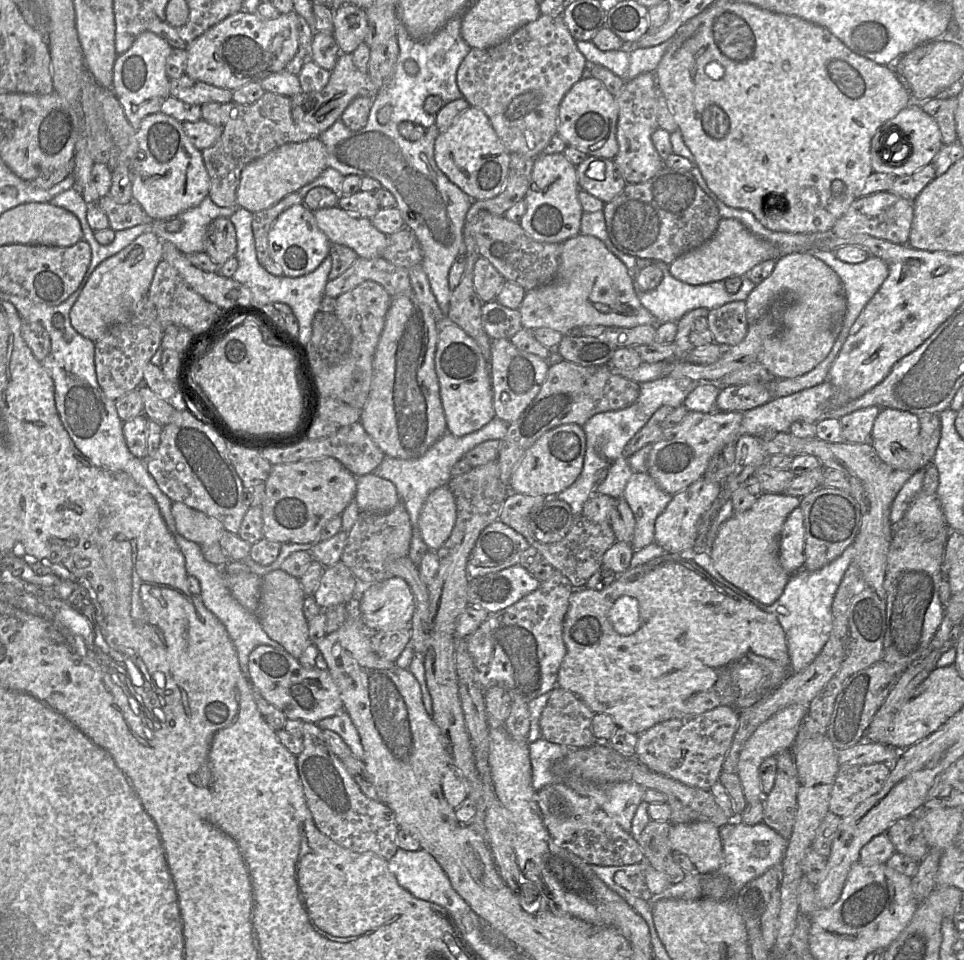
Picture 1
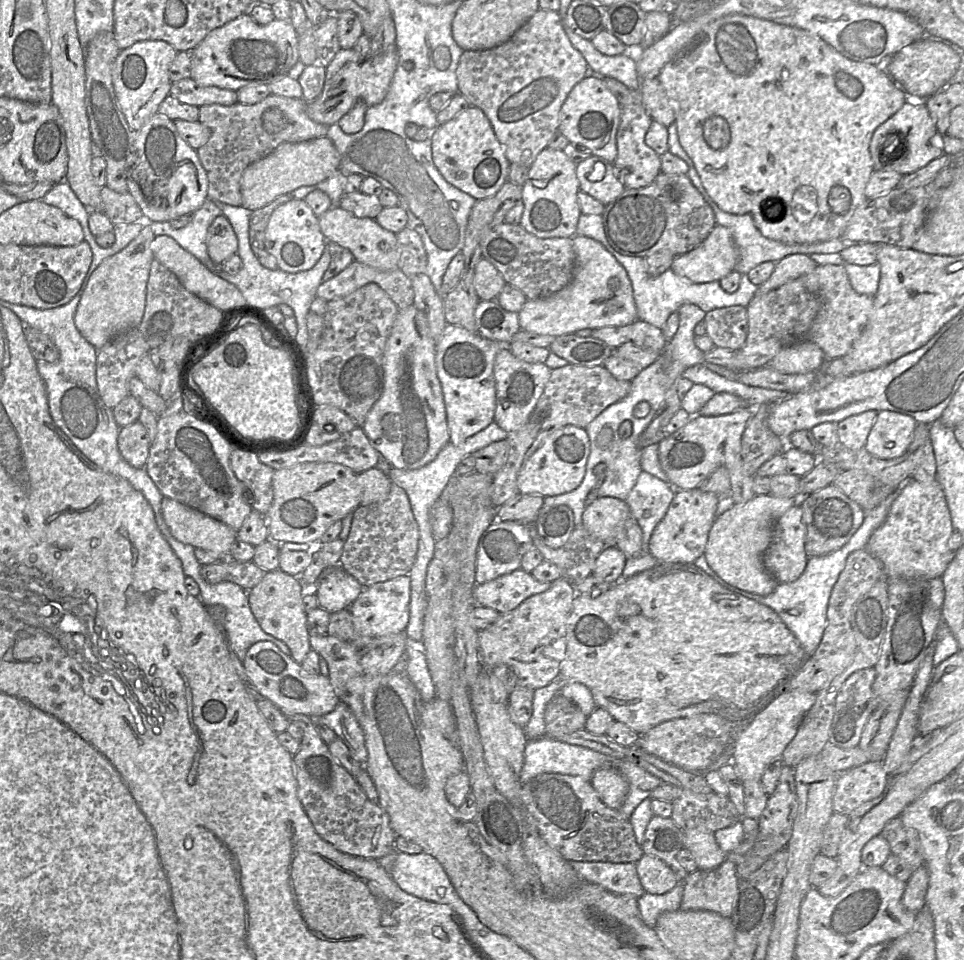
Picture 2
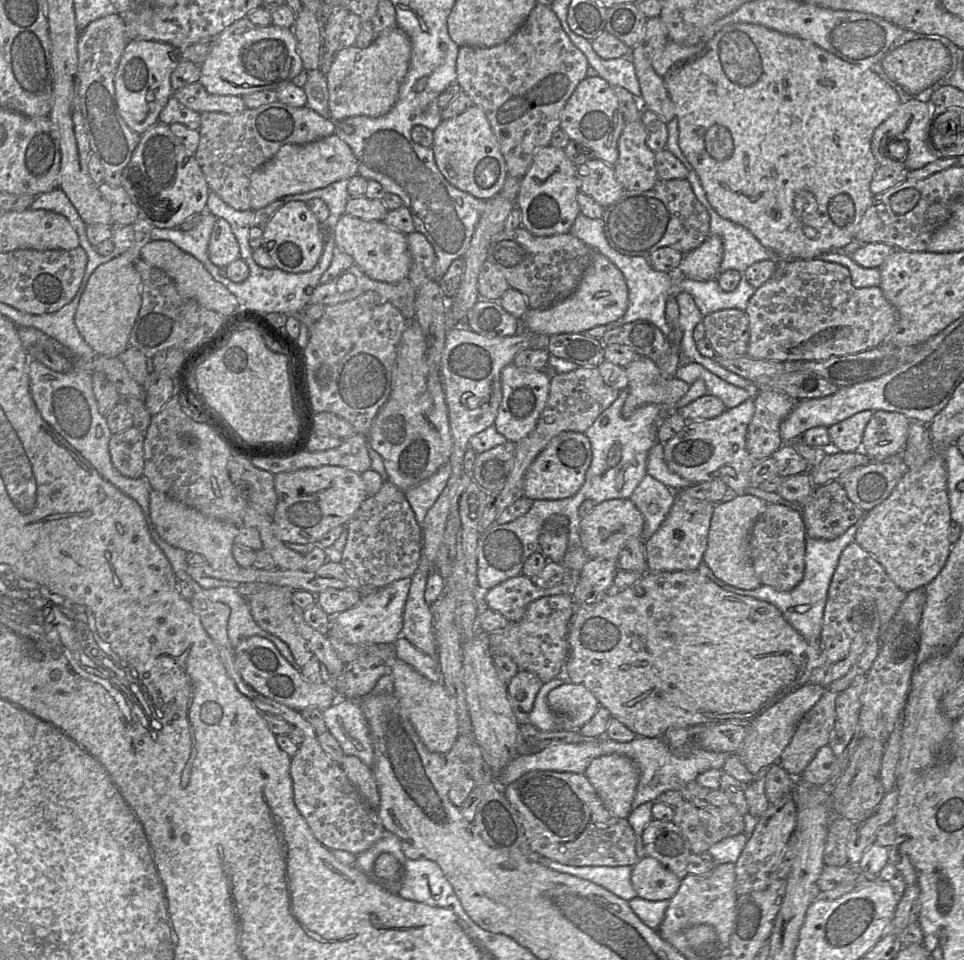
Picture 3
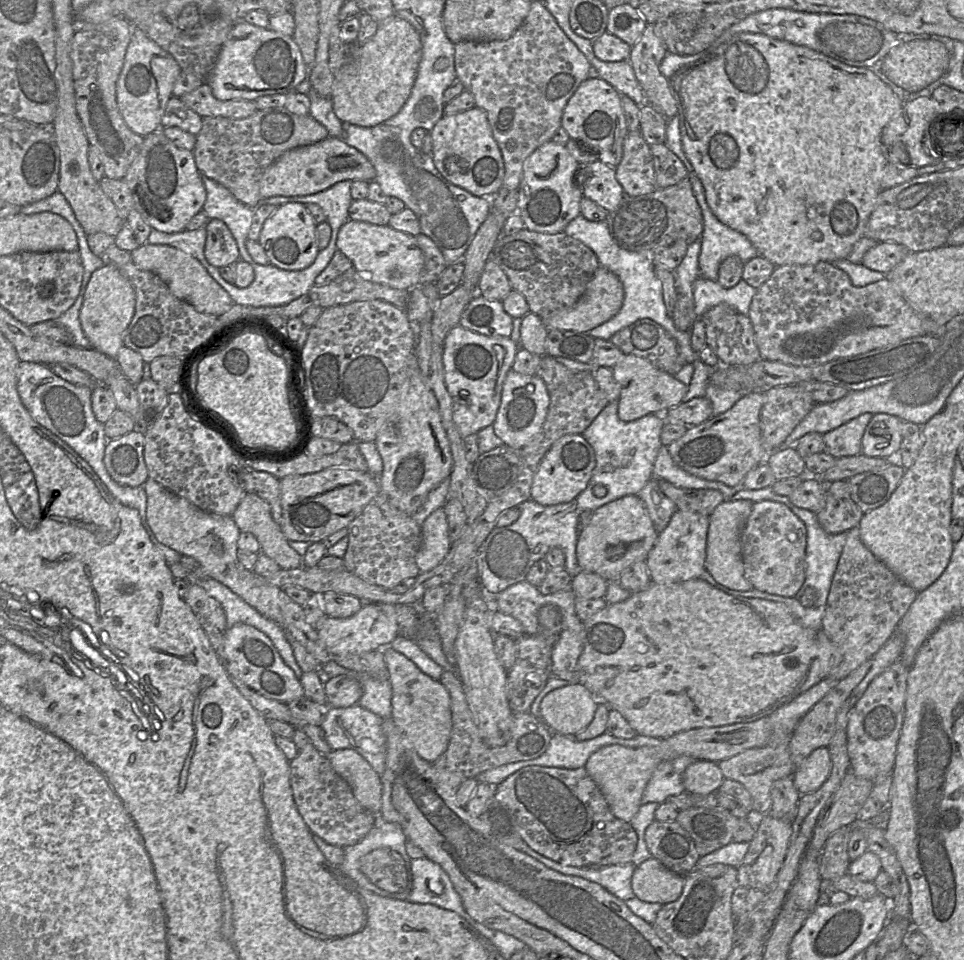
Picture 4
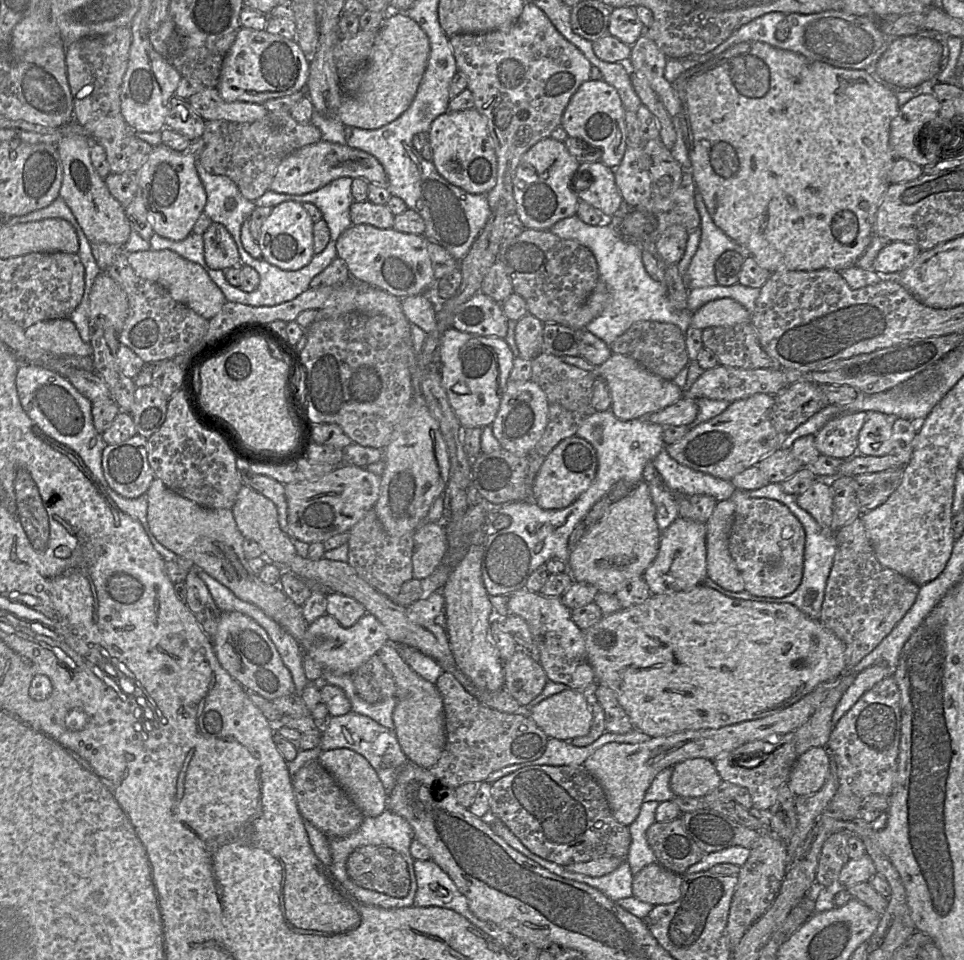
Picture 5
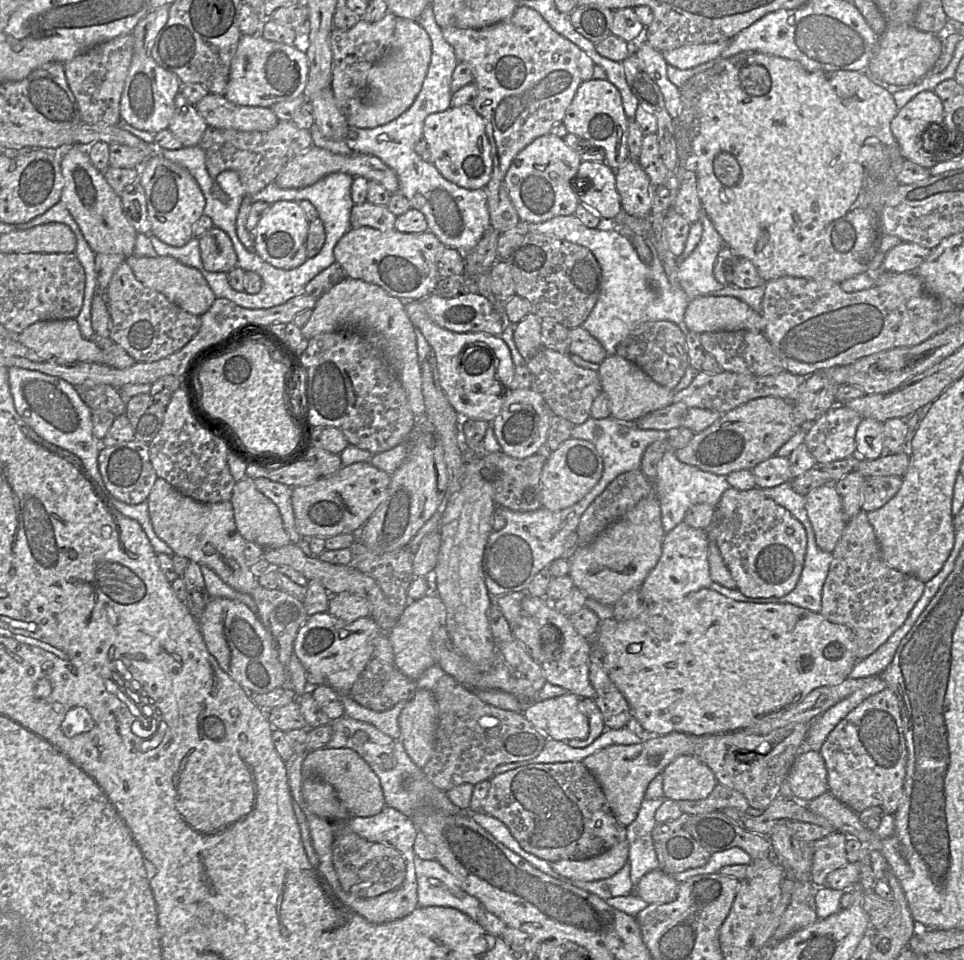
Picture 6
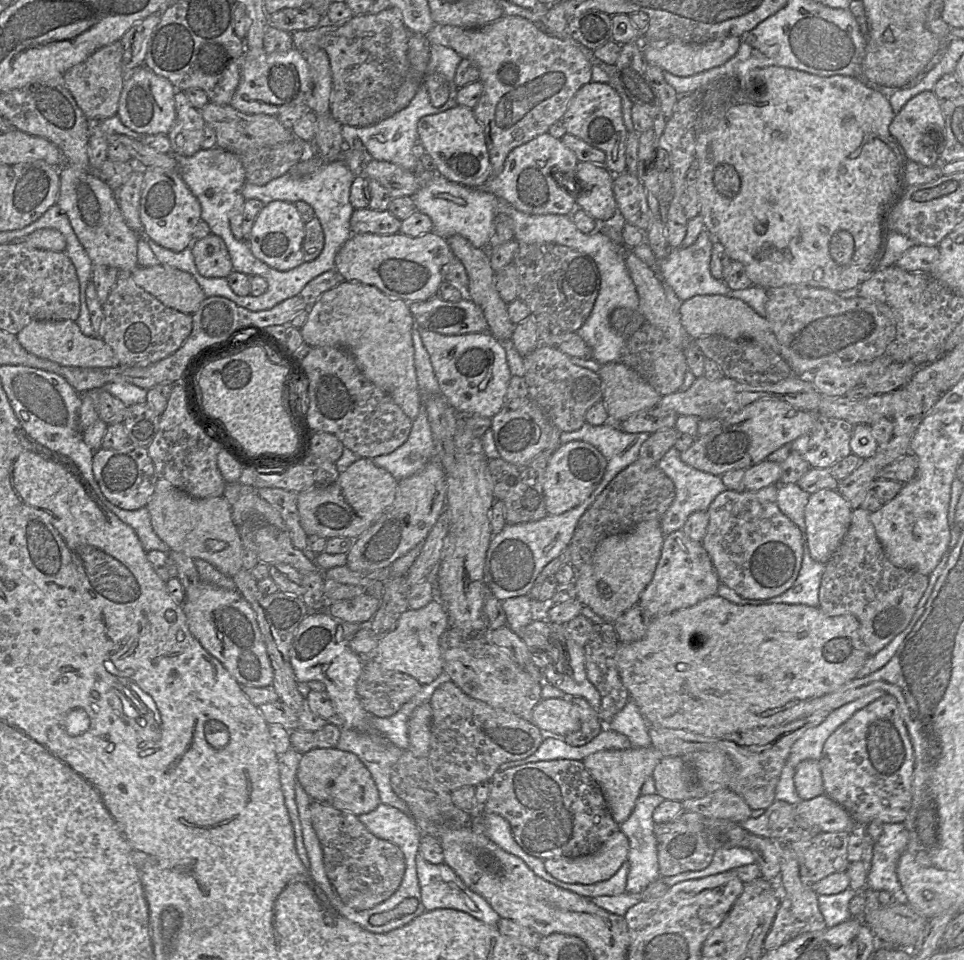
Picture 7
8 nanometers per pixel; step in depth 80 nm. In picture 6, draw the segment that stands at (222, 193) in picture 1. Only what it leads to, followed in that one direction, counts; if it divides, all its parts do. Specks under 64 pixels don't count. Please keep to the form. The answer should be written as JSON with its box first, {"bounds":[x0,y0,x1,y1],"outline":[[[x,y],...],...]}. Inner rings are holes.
{"bounds":[206,121,313,196],"outline":[[[279,121],[273,129],[263,132],[213,129],[213,138],[213,145],[206,150],[209,175],[214,179],[225,170],[237,172],[246,196],[252,196],[275,182],[292,158],[313,147],[310,130],[298,128],[293,121]]]}

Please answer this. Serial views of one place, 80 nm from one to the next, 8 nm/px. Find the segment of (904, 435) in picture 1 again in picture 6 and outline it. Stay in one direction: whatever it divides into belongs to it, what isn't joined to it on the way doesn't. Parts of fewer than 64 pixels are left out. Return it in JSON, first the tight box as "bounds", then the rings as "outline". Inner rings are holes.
{"bounds":[856,418,885,459],"outline":[[[863,418],[856,435],[856,455],[864,459],[875,459],[885,453],[883,445],[883,423],[873,418]]]}

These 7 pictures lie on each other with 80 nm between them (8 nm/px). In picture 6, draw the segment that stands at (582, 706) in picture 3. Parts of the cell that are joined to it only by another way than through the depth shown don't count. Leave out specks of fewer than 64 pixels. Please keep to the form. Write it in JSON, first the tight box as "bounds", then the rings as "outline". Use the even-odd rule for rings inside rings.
{"bounds":[524,693,589,740],"outline":[[[572,693],[531,703],[524,717],[548,739],[584,740],[589,734],[588,718],[579,709],[580,698]]]}

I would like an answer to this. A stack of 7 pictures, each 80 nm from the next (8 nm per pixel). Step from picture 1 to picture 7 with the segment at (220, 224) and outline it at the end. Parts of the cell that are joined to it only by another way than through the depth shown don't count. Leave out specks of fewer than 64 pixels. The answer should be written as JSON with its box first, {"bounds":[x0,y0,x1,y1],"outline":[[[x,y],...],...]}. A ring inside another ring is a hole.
{"bounds":[190,233,233,278],"outline":[[[213,233],[190,246],[195,266],[205,278],[227,278],[233,271],[225,242]]]}

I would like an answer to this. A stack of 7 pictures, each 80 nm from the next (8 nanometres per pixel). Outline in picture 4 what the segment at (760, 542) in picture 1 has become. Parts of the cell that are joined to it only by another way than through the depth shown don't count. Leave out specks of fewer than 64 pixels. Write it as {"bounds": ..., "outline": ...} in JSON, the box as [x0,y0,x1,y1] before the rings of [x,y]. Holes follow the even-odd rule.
{"bounds":[705,499,753,591],"outline":[[[745,499],[724,500],[709,516],[705,569],[720,584],[733,589],[746,591],[753,588],[745,576],[741,557],[740,535],[752,510],[753,502]]]}

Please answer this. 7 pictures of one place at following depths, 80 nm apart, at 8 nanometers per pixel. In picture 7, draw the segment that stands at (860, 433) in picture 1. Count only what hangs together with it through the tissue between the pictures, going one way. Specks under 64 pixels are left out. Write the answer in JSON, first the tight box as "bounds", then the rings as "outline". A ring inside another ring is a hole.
{"bounds":[791,417,854,468],"outline":[[[819,417],[815,428],[791,443],[811,468],[829,468],[850,455],[854,425],[832,417]]]}

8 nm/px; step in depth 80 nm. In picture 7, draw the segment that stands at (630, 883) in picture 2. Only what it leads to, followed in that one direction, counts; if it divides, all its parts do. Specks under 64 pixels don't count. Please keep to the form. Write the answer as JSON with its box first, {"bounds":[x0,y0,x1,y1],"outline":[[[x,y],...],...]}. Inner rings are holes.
{"bounds":[540,860,629,899],"outline":[[[626,860],[610,879],[587,885],[565,883],[554,878],[545,871],[541,871],[540,878],[557,887],[591,899],[597,896],[618,896],[620,894],[626,893],[626,884],[629,870],[629,862]]]}

